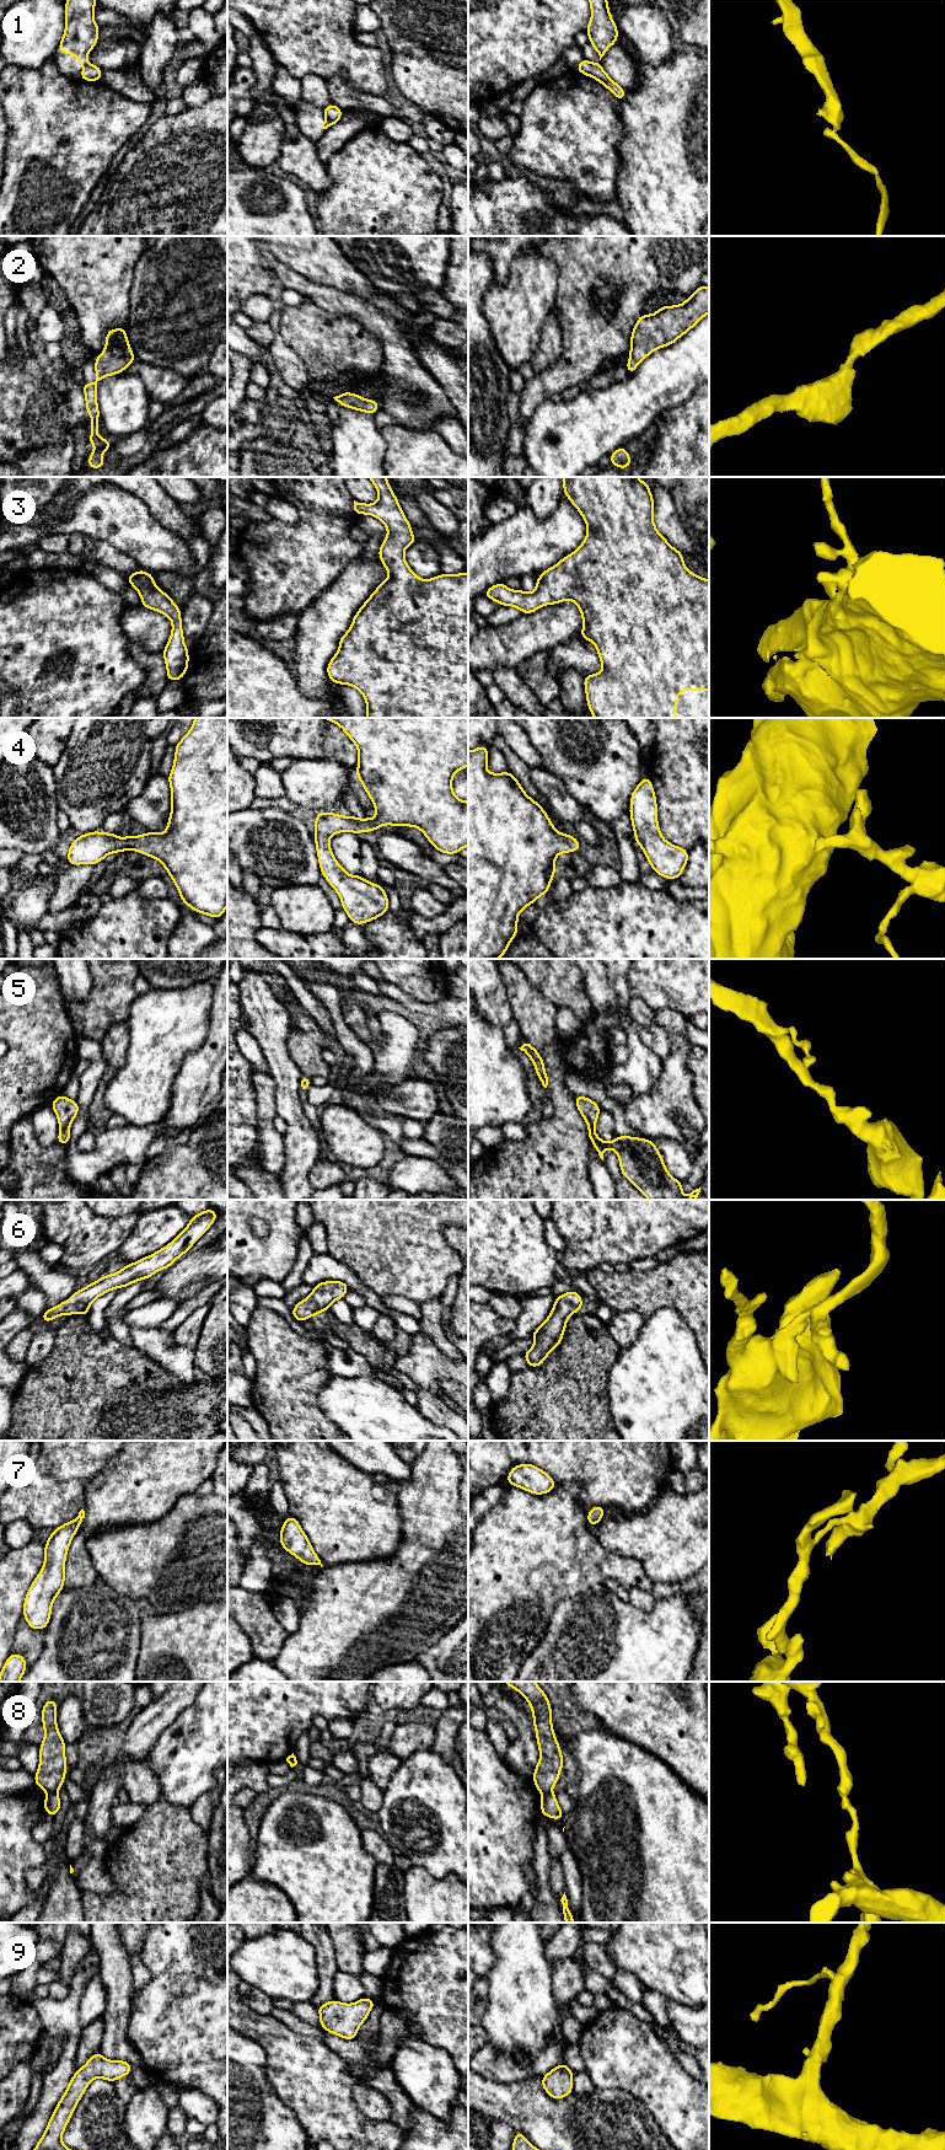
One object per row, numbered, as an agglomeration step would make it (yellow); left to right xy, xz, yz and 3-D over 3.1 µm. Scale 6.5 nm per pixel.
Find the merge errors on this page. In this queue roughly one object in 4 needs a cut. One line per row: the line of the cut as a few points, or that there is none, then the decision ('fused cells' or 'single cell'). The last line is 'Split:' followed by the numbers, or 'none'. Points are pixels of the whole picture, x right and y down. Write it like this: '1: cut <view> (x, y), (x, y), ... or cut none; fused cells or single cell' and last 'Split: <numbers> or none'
1: cut xy (87, 63), (84, 66); fused cells
2: cut none; single cell
3: cut none; single cell
4: cut none; single cell
5: cut none; single cell
6: cut none; single cell
7: cut xy (75, 1519), (79, 1524); fused cells
8: cut xy (55, 1791), (47, 1794); fused cells
9: cut none; single cell
Split: 1, 7, 8

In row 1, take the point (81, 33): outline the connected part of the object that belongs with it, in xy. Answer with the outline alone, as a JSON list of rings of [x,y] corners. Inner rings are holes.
[[[66,0],[66,26],[59,43],[59,53],[74,54],[76,60],[85,66],[86,55],[98,42],[100,26],[95,23],[93,11],[96,0]]]

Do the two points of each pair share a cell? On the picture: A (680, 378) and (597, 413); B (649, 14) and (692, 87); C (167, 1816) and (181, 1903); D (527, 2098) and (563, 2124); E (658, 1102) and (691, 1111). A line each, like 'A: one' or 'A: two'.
A: one
B: two
C: one
D: one
E: one

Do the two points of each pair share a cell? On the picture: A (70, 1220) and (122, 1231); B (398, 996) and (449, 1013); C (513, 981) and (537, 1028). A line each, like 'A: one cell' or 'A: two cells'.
A: one cell
B: one cell
C: one cell

